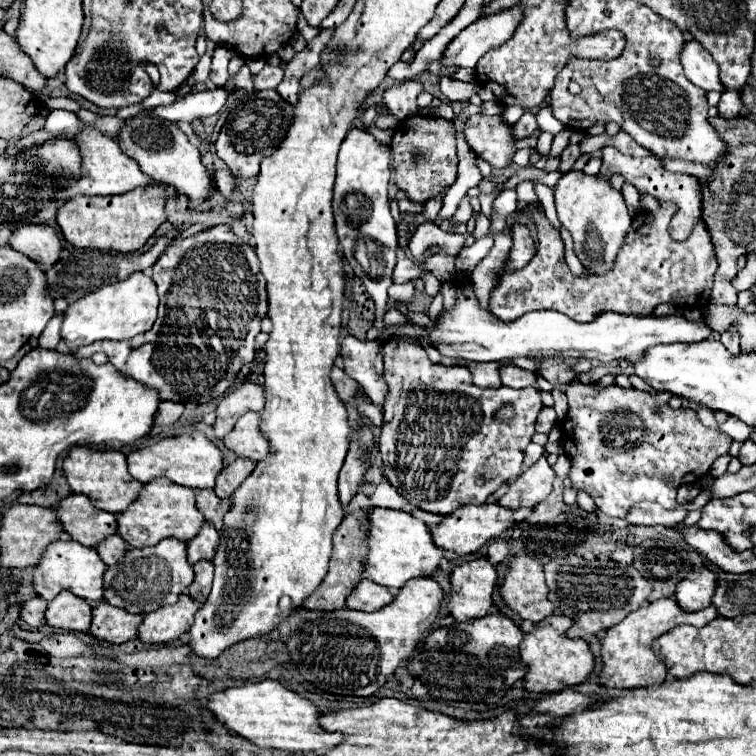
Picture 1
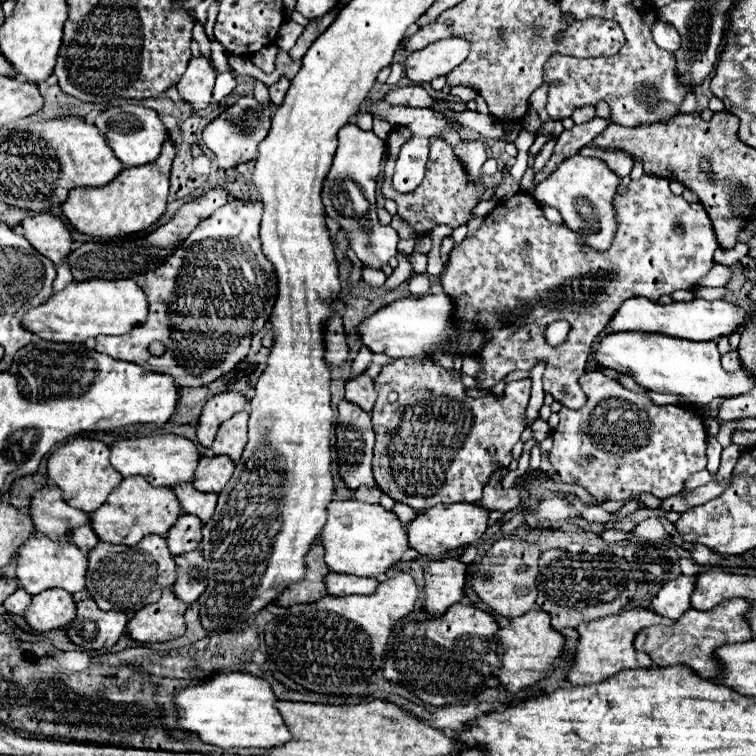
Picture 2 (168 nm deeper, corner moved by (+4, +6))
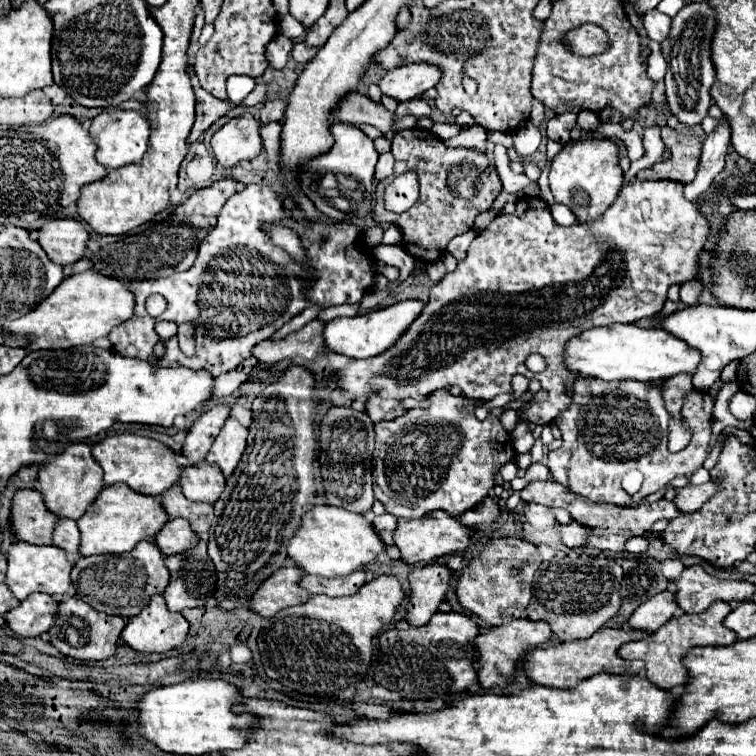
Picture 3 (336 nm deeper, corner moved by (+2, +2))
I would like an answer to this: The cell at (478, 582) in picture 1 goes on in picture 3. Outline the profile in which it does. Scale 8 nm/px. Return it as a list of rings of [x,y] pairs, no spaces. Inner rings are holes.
[[[429,564],[425,568],[417,568],[409,574],[409,606],[405,622],[411,626],[427,624],[427,620],[437,612],[439,602],[445,598],[449,588],[451,570],[441,564]]]

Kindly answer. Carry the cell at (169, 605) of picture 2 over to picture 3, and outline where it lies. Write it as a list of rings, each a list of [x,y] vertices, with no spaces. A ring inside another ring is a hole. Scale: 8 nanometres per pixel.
[[[155,594],[139,614],[127,620],[121,638],[137,652],[161,654],[179,648],[187,638],[187,632],[187,620],[177,612],[169,612],[163,596]]]

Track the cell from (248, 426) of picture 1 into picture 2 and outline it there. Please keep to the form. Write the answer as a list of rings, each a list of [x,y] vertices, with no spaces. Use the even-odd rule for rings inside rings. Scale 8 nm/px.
[[[245,410],[237,412],[233,418],[225,420],[219,426],[211,452],[225,454],[237,462],[247,446],[247,420],[249,420],[249,412],[245,412]]]

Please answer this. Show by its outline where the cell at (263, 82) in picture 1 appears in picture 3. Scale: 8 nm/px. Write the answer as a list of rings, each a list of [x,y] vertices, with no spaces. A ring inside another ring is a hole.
[[[277,34],[275,40],[269,42],[265,56],[267,56],[267,60],[269,60],[269,64],[271,64],[273,68],[283,68],[285,62],[287,62],[287,58],[289,58],[291,48],[293,48],[291,38],[287,38],[287,36],[283,36],[283,34]]]

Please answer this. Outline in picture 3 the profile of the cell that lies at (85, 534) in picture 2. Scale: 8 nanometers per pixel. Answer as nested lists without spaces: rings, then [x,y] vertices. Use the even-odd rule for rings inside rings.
[[[59,518],[59,524],[55,524],[53,532],[53,544],[59,546],[69,554],[69,558],[75,558],[79,554],[79,528],[75,520]]]

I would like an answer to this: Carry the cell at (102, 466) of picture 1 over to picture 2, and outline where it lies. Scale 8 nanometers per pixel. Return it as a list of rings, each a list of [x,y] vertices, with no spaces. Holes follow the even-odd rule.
[[[73,438],[59,446],[47,460],[47,474],[63,490],[69,506],[89,514],[95,512],[105,502],[109,492],[113,492],[113,488],[117,488],[123,480],[123,476],[117,474],[109,462],[109,446],[93,438]]]

